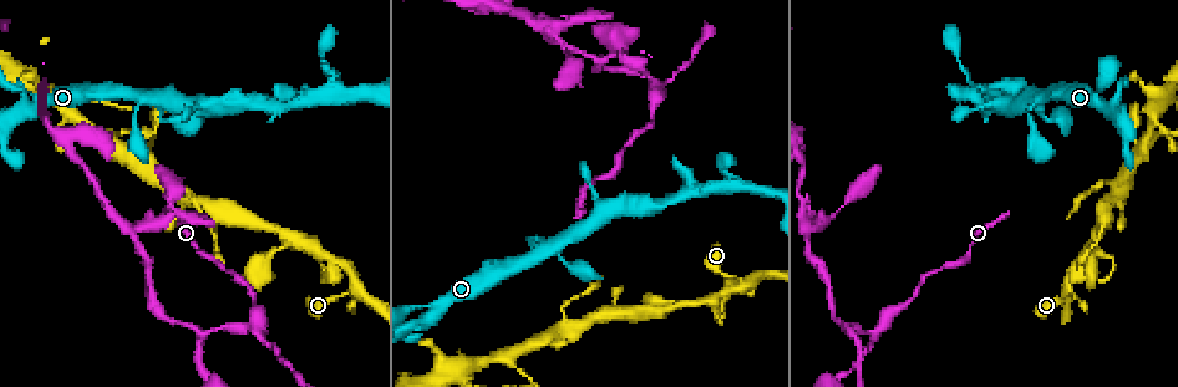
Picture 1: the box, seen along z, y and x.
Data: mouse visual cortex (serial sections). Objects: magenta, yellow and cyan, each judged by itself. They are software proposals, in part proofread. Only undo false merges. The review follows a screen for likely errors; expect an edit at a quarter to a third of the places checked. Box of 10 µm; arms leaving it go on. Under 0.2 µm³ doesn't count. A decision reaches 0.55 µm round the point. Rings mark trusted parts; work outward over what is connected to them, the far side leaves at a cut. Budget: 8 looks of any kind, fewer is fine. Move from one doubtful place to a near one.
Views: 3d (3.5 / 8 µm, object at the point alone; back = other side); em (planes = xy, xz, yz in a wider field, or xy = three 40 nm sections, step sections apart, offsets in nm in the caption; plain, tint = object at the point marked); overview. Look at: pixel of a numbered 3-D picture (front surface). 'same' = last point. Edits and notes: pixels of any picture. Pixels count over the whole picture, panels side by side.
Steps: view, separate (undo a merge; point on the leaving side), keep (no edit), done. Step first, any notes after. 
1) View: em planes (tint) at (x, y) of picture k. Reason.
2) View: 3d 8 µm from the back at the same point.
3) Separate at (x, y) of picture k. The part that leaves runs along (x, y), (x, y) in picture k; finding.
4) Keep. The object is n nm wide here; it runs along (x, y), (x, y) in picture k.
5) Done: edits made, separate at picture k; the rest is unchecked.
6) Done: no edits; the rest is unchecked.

View: 3d 3.5 µm at (426, 305) of picture 1. Two arms in line, one across.

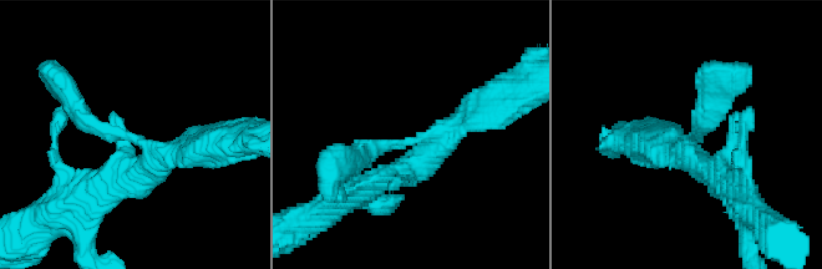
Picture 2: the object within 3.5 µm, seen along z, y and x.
View: em xy step 5 (tint) at (694, 134) of picture 2. 3 arms meet here; the arms are 300, 350, 350 nm wide.

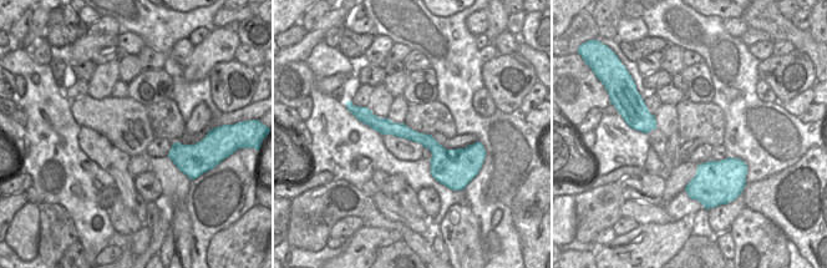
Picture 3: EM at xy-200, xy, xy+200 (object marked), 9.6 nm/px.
Keep. One cell here.

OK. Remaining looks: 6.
View: 3d 3.5 µm at (254, 329) of picture 1. Arms part here.

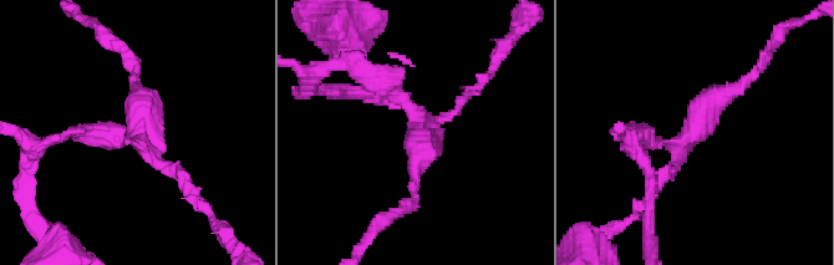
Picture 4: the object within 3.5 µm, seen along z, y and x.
View: em xy step 3 (tint) at (137, 139) of picture 4.

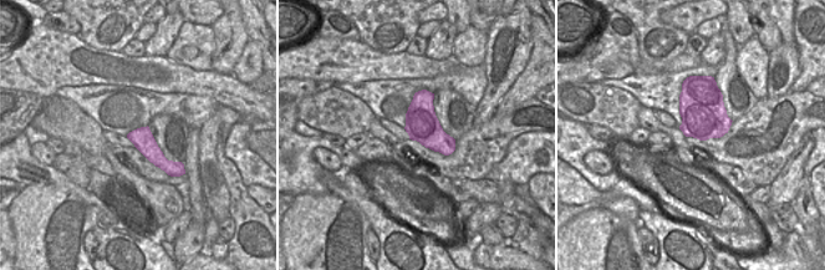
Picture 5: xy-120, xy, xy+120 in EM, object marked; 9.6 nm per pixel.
Separate at (642, 142) of picture 4. The part that leaves runs along (669, 142), (631, 142) in picture 4; two cells meet here.

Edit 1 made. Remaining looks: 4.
View: 3d 3.5 µm at (350, 293) of picture 1. Abrupt turn.

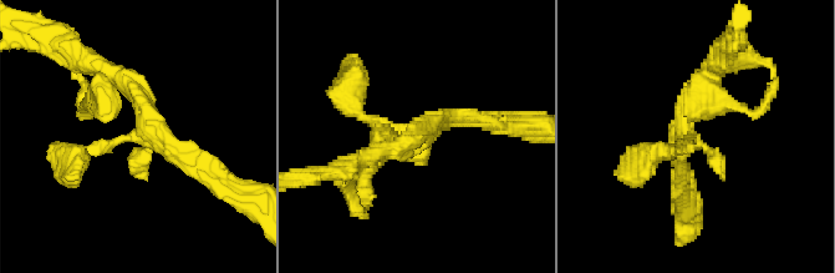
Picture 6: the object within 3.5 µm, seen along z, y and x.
View: em xy step 2 (plain) at (137, 132) of picture 6. Need the tissue.

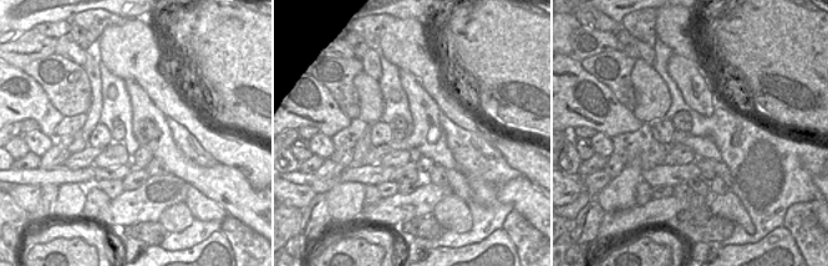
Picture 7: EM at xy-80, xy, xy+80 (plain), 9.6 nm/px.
View: em xy step 2 (tint) at the same point. With the object marked.

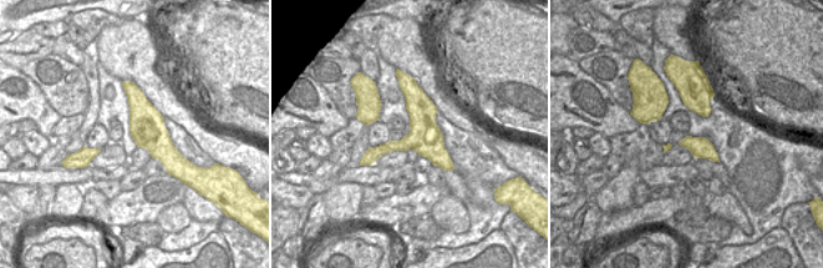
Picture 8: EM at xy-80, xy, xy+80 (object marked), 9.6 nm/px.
Keep. The object is 340 nm wide here; it runs along (660, 152), (688, 145), (708, 72) in picture 6; continuous, no second cell.

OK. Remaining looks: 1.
Done: edits made, separate at picture 4; the rest is unchecked.

